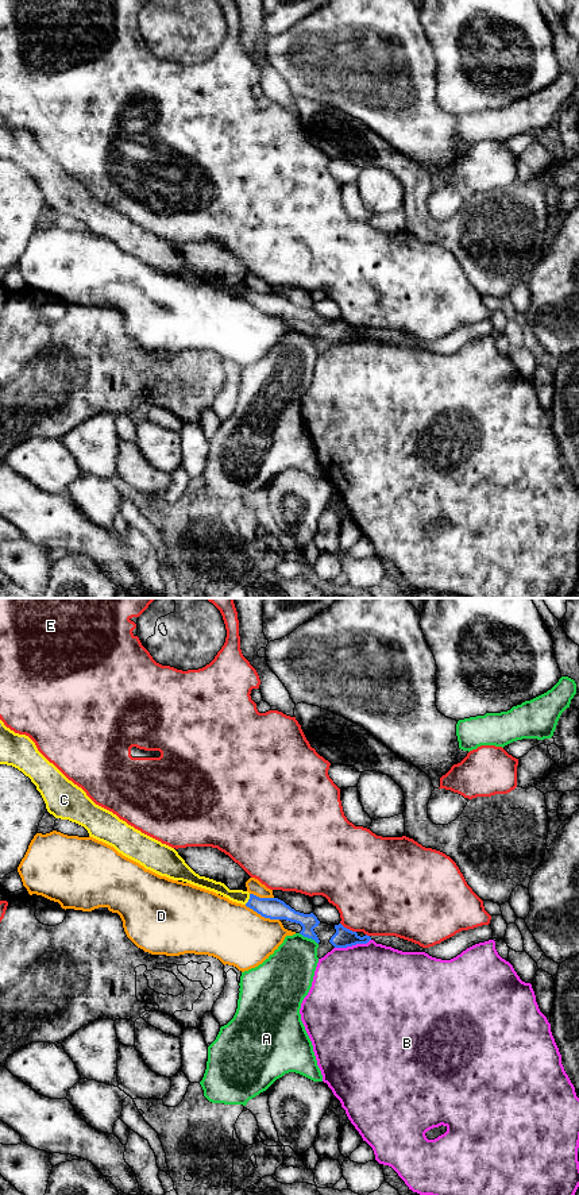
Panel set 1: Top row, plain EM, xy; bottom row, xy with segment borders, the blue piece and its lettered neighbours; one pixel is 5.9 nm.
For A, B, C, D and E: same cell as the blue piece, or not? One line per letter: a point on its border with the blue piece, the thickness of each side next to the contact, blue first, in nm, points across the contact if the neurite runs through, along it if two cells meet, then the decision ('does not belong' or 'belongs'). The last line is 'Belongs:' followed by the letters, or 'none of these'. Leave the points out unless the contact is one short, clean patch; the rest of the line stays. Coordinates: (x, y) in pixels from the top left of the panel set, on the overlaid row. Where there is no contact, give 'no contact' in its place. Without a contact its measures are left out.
A: meets blue in xy at (308, 937); 120 nm thick on the blue side, 300 nm on the other; border along xy (298, 933), (311, 937), (317, 944); does not belong
B: meets blue in xy at (352, 944); 120 nm thick on the blue side, 480 nm on the other; does not belong
C: meets blue in xy at (249, 899); 130 nm thick on the blue side, 80 nm on the other; runs through xy (269, 908), (249, 899), (242, 897); belongs
D: meets blue in xy at (262, 916); 130 nm thick on the blue side, 360 nm on the other; does not belong
E: meets blue in xy at (348, 929); 120 nm thick on the blue side, 460 nm on the other; does not belong
Belongs: C

